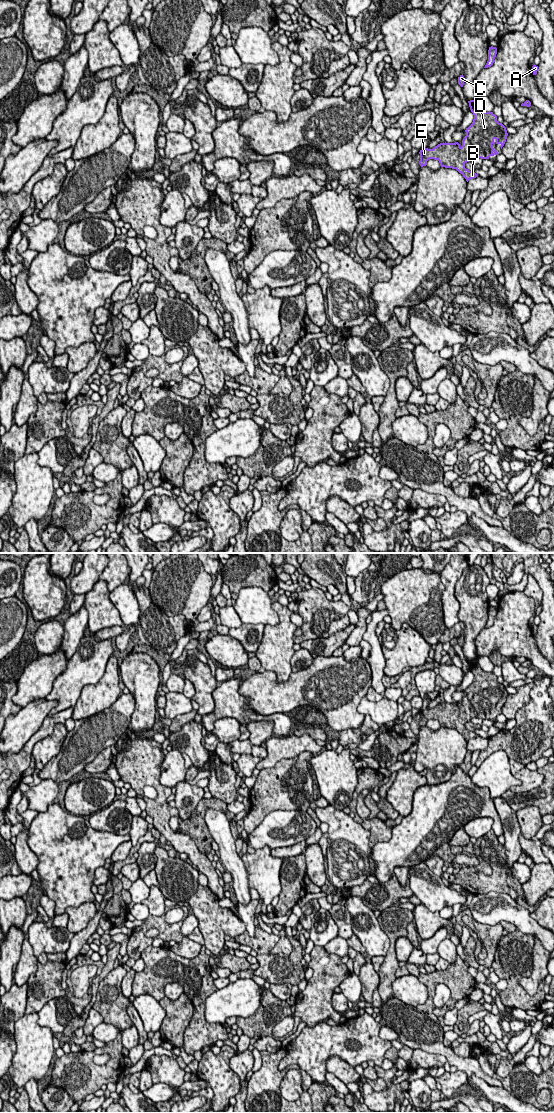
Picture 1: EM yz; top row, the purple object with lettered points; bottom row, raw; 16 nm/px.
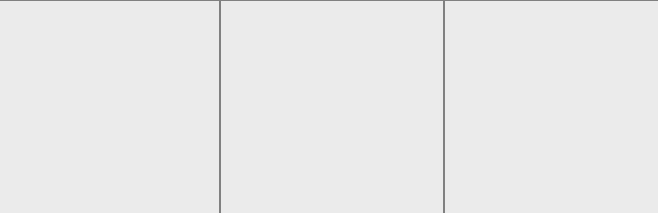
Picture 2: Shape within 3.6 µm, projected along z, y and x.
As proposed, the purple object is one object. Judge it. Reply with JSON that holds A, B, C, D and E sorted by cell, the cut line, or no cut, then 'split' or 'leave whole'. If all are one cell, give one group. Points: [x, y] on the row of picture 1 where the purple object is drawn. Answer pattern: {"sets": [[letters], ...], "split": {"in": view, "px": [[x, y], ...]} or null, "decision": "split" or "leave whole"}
{"sets": [["A", "B", "C", "D", "E"]], "split": null, "decision": "leave whole"}

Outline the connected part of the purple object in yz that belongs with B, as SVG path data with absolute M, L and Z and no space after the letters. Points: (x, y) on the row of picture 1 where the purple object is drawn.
M478 98L468 101L471 112L474 115L472 124L466 128L466 136L460 145L455 143L440 143L433 149L425 148L420 150L421 167L427 165L429 159L438 160L441 167L456 169L468 182L470 179L476 178L478 174L465 168L465 164L472 158L489 159L490 156L497 155L498 152L492 147L493 144L500 144L501 149L504 146L508 133L506 127L497 121L497 116L493 112L485 112L478 105Z

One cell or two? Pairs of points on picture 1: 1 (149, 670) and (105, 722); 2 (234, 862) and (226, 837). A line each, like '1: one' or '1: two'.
1: two
2: one

